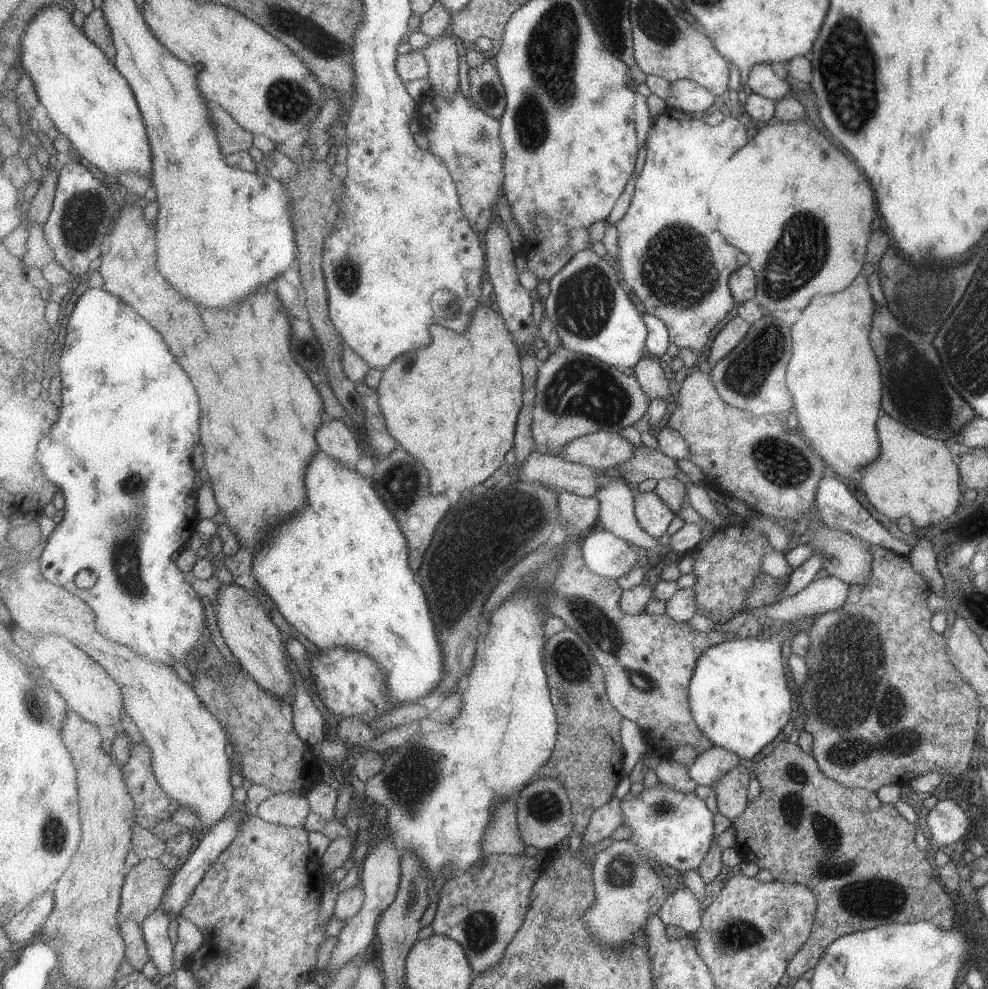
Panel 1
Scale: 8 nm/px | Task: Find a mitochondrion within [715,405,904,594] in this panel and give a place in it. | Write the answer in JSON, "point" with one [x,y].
{"point":[782,463]}

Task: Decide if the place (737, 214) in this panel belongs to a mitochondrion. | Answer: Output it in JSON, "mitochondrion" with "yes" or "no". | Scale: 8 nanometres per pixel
{"mitochondrion":"no"}

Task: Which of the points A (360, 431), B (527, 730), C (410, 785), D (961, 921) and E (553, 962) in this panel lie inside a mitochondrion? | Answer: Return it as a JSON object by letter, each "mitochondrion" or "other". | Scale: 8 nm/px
{"A":"other","B":"other","C":"mitochondrion","D":"other","E":"other"}

